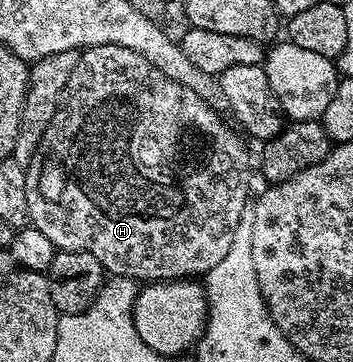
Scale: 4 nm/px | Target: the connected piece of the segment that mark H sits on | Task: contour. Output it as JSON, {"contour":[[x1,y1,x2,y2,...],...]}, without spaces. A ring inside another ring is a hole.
{"contour":[[102,44,99,50,105,50,105,62,125,62,125,84,131,84,131,152,127,146,127,158,123,160,113,160,109,164,109,170,93,170,93,178,83,178,83,182,75,182,81,186,46,186,49,190,65,190,65,192,51,192,59,200,59,208,43,208,43,200,35,196,33,190,25,190,25,198,29,198,29,224,36,228,53,244,56,250,65,252,88,252,101,262,101,266,108,273,114,274,119,278,130,278,136,282,158,282,160,280,177,280,180,278,199,278,202,277,225,254,229,251,229,246,235,237,235,230,239,227,243,216,243,199,247,192,243,189,243,179,247,176,247,154,242,146,227,133,225,125,219,121,219,116,215,113,216,109,202,100,193,90,181,86,175,80,170,80,161,70,157,70,149,63,140,52,129,50,125,46,113,46,112,44]]}

